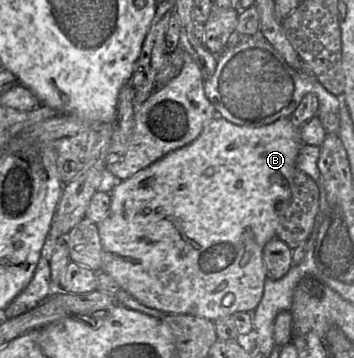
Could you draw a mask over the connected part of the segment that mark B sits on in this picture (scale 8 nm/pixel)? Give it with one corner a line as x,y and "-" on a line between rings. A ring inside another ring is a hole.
217,115
205,125
193,142
170,152
131,178
122,180
110,192
111,205
108,215
97,224
102,246
101,271
108,273
121,289
131,294
141,304
165,314
193,315
215,321
239,311
254,312
262,299
267,279
263,249
269,240
276,237
278,224
276,205
291,195
292,180
297,170
296,159
304,144
300,138
299,128
301,127
296,127
290,118
281,118
264,126
250,127
231,123

